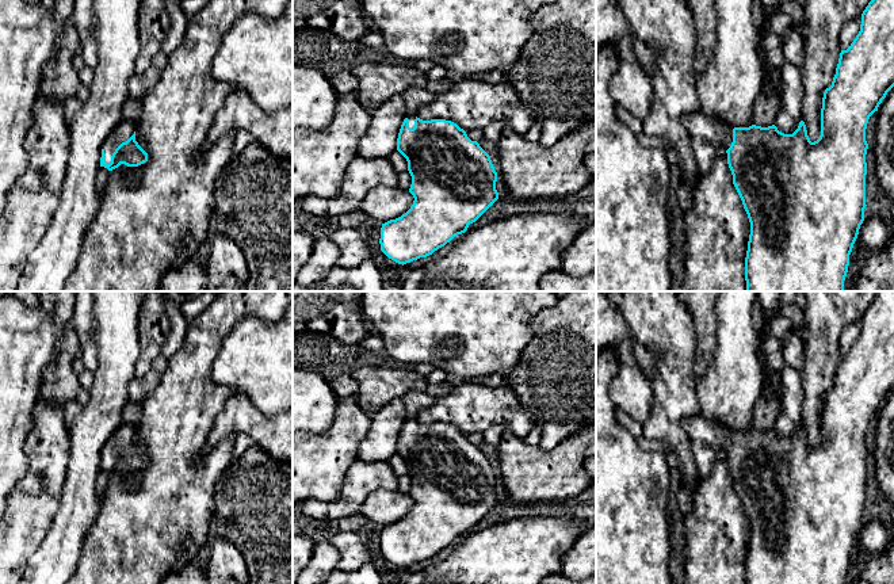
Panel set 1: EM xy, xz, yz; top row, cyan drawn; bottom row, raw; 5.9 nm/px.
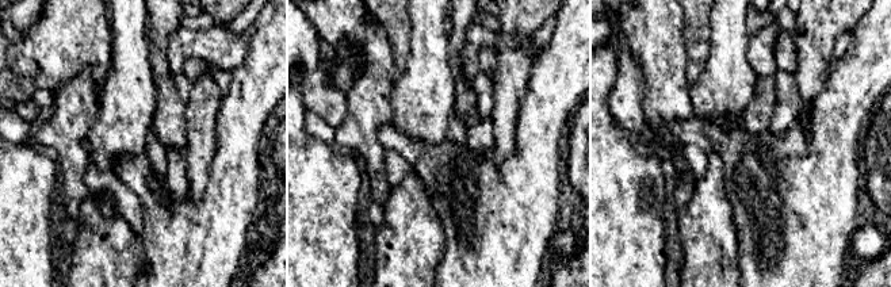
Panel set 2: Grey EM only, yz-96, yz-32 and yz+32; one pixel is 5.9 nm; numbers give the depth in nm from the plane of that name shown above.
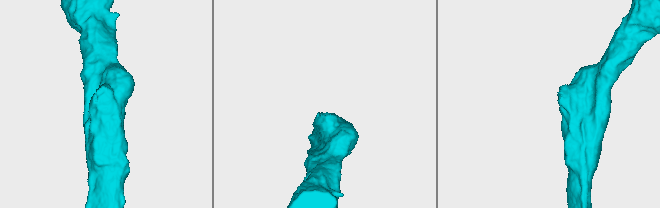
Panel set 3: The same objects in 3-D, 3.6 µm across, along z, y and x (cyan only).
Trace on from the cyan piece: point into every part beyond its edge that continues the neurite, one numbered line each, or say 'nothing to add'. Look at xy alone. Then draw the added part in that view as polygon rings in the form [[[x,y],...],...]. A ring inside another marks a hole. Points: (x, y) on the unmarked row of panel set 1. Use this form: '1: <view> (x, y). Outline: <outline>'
1: xy (125, 434). Outline: [[[123,423],[115,435],[103,446],[102,453],[104,454],[106,466],[111,466],[111,459],[115,453],[126,446],[135,435],[137,428],[129,423]]]

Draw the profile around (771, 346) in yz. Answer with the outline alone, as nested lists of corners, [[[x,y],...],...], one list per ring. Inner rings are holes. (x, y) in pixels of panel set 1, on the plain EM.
[[[780,316],[773,318],[764,336],[759,335],[757,354],[767,371],[780,374],[787,366],[784,341],[791,332],[796,332],[801,336],[799,328]]]

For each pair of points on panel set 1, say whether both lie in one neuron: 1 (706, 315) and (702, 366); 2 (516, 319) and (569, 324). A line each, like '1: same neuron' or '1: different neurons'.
1: same neuron
2: different neurons

